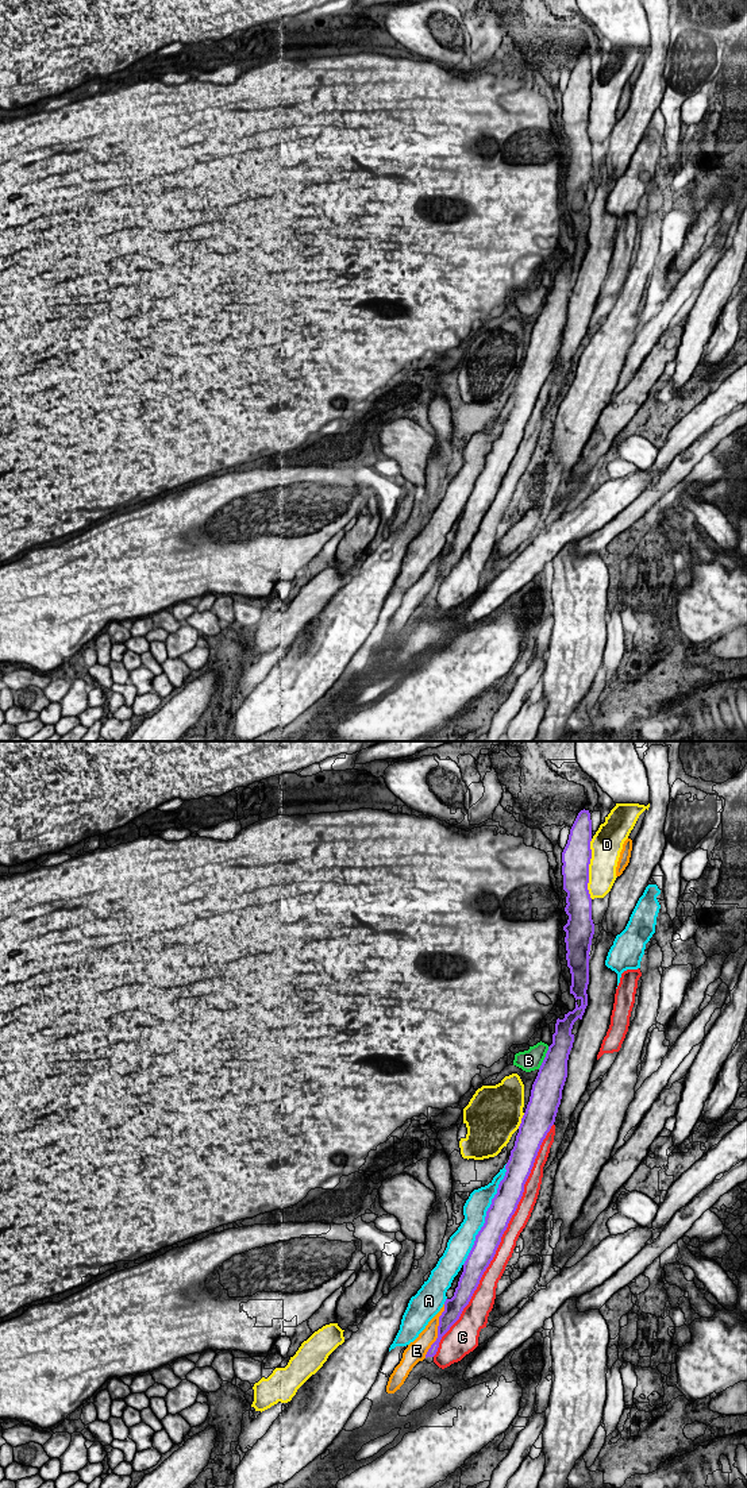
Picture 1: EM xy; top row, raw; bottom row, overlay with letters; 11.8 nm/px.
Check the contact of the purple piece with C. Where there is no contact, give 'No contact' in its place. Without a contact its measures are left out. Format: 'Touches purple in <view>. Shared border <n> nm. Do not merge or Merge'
Touches purple in xy. Shared border 3100 nm. Merge

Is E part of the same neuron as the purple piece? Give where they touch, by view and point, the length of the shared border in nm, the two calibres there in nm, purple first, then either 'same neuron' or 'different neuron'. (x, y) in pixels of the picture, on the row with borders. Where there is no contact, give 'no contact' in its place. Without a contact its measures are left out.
xy (438, 1332) | 700 nm | 200/200 nm | different neuron

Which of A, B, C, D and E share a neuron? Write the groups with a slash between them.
A E / B / C / D

